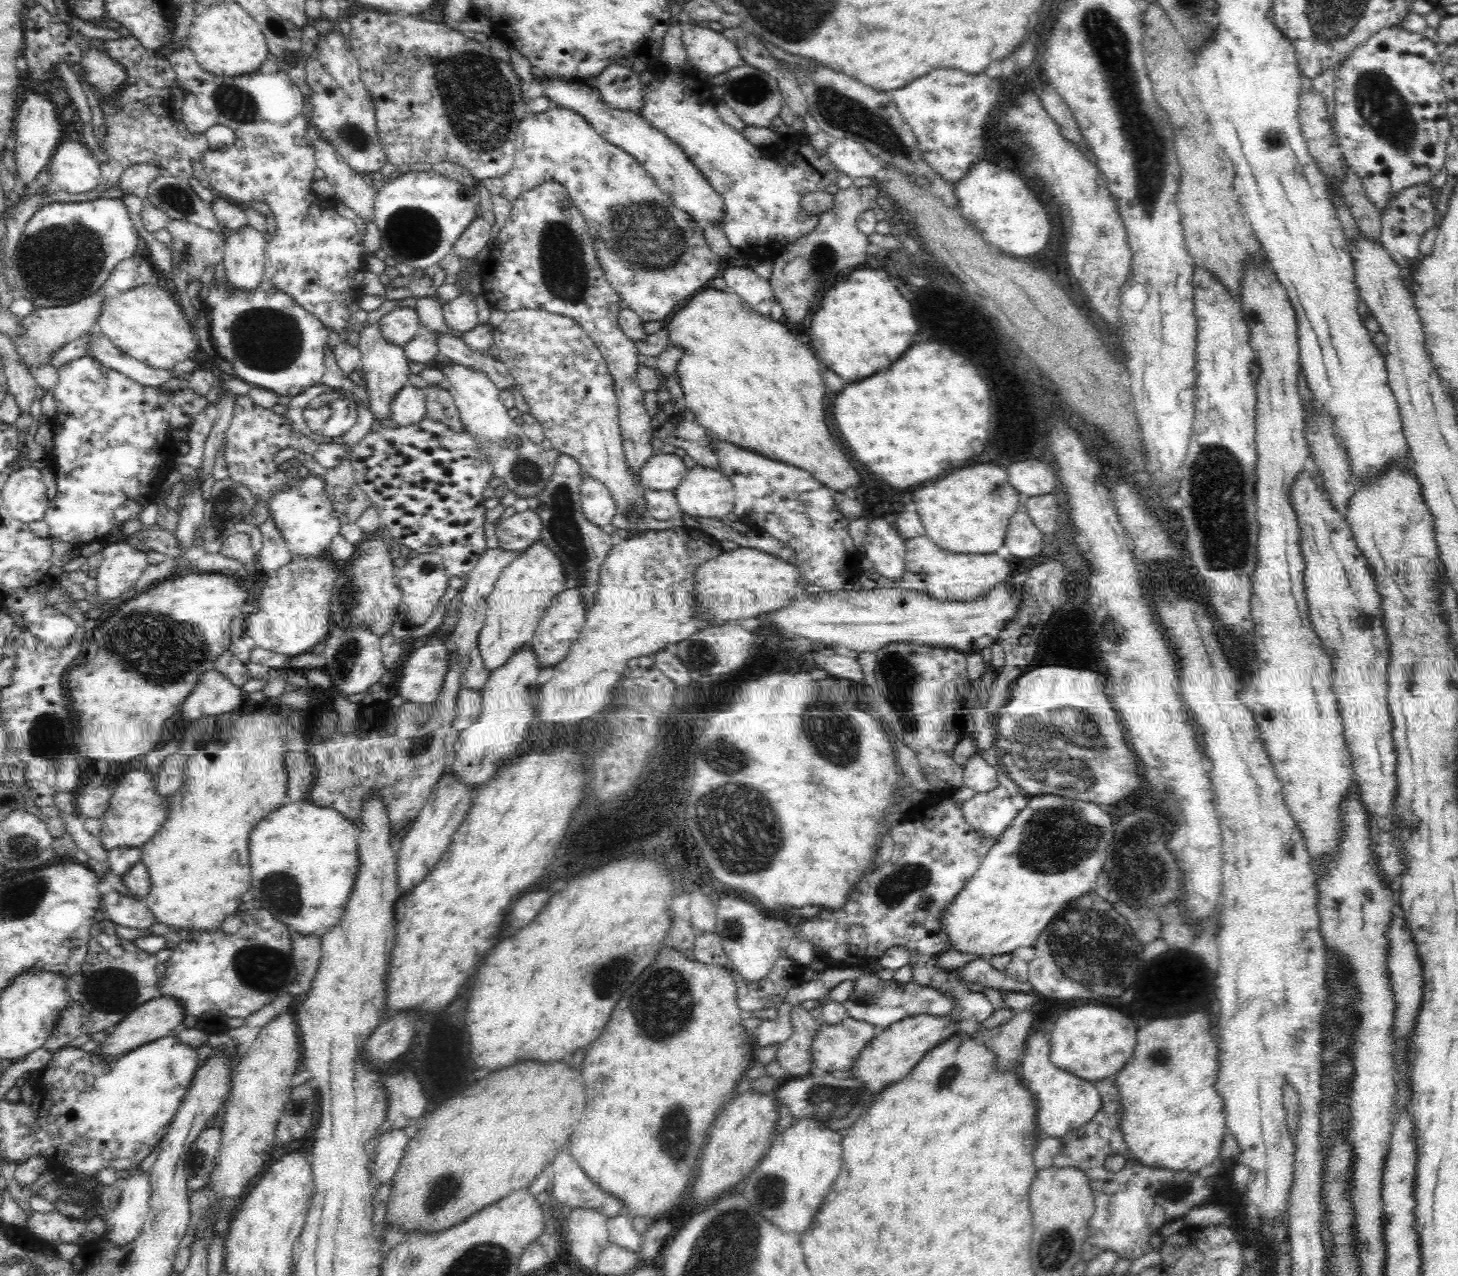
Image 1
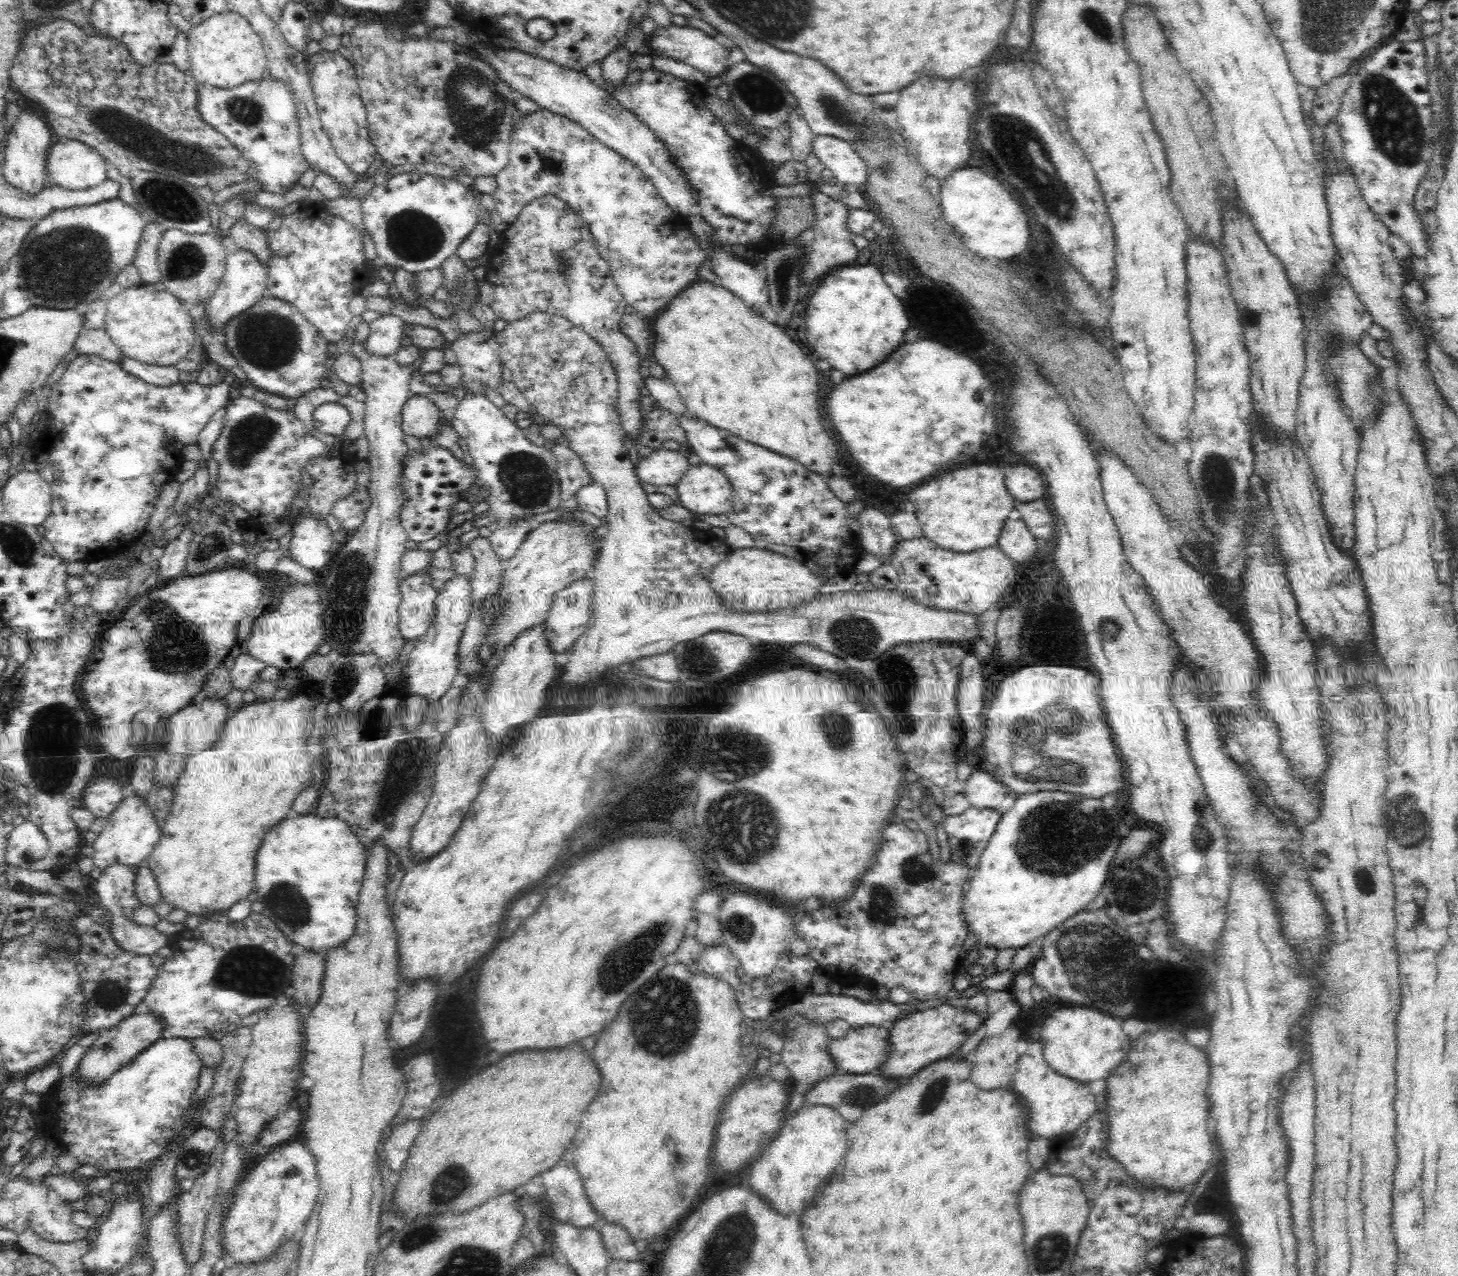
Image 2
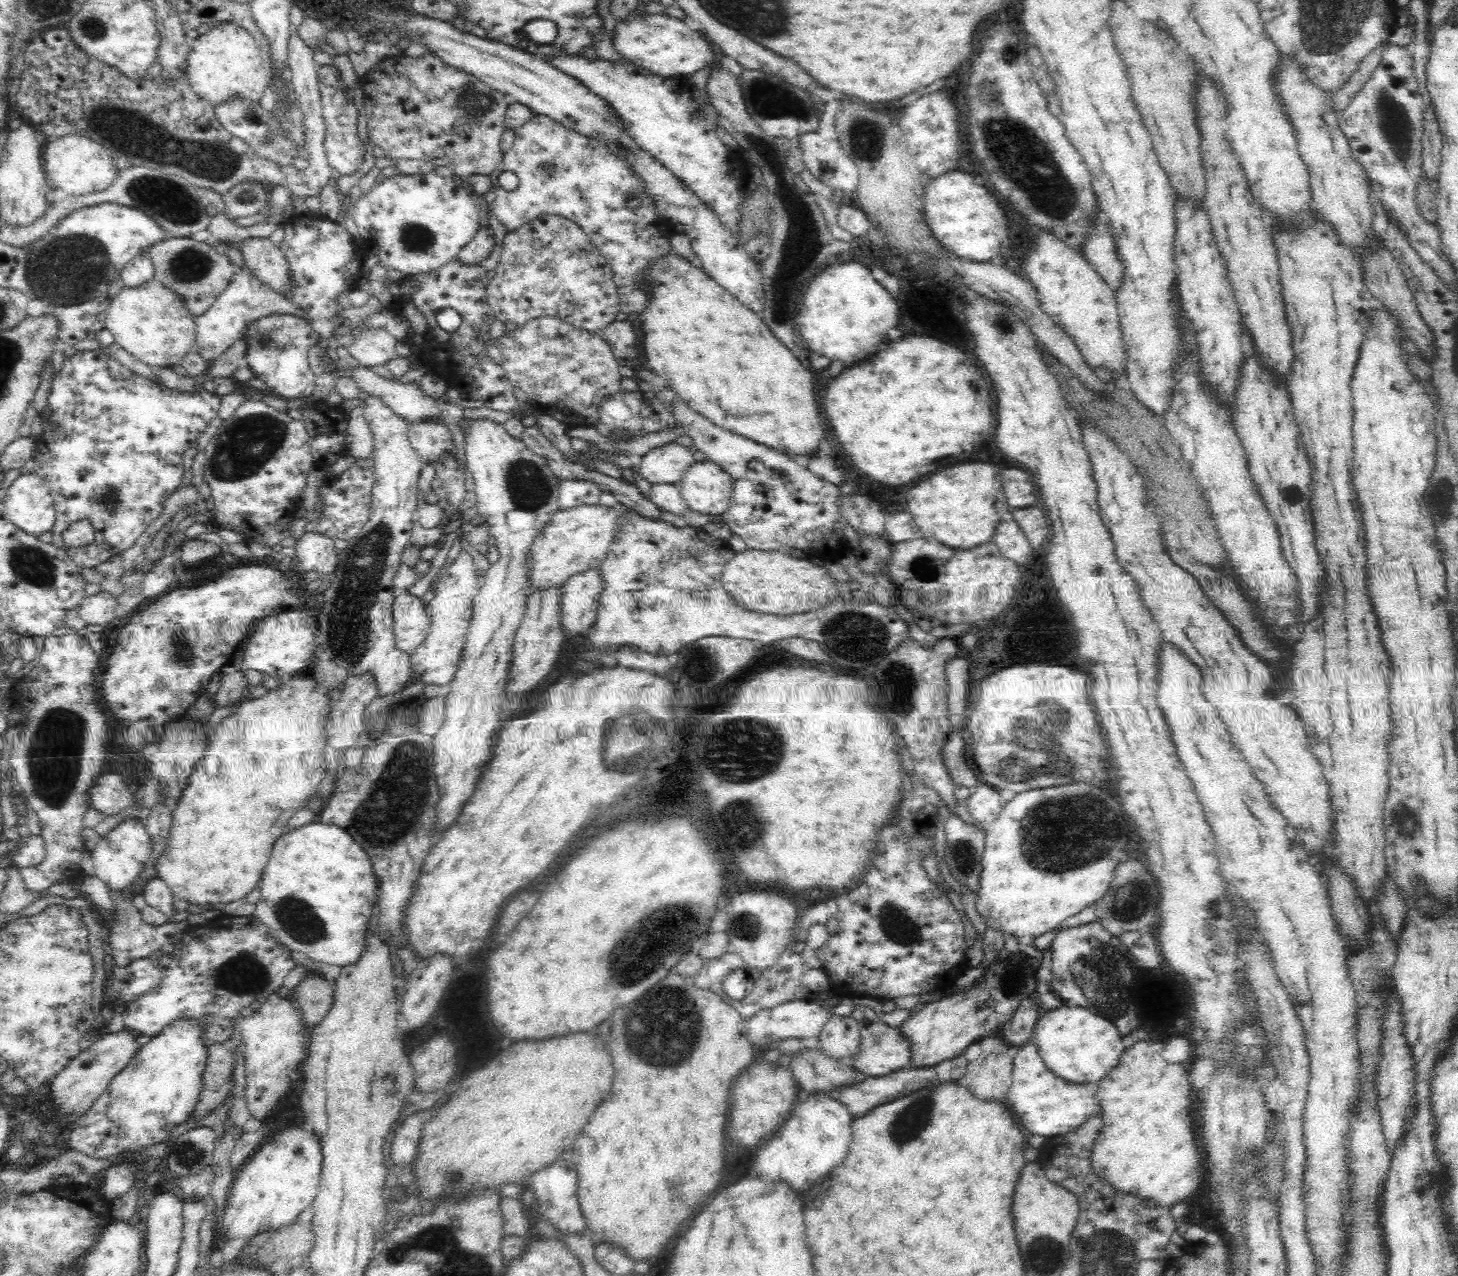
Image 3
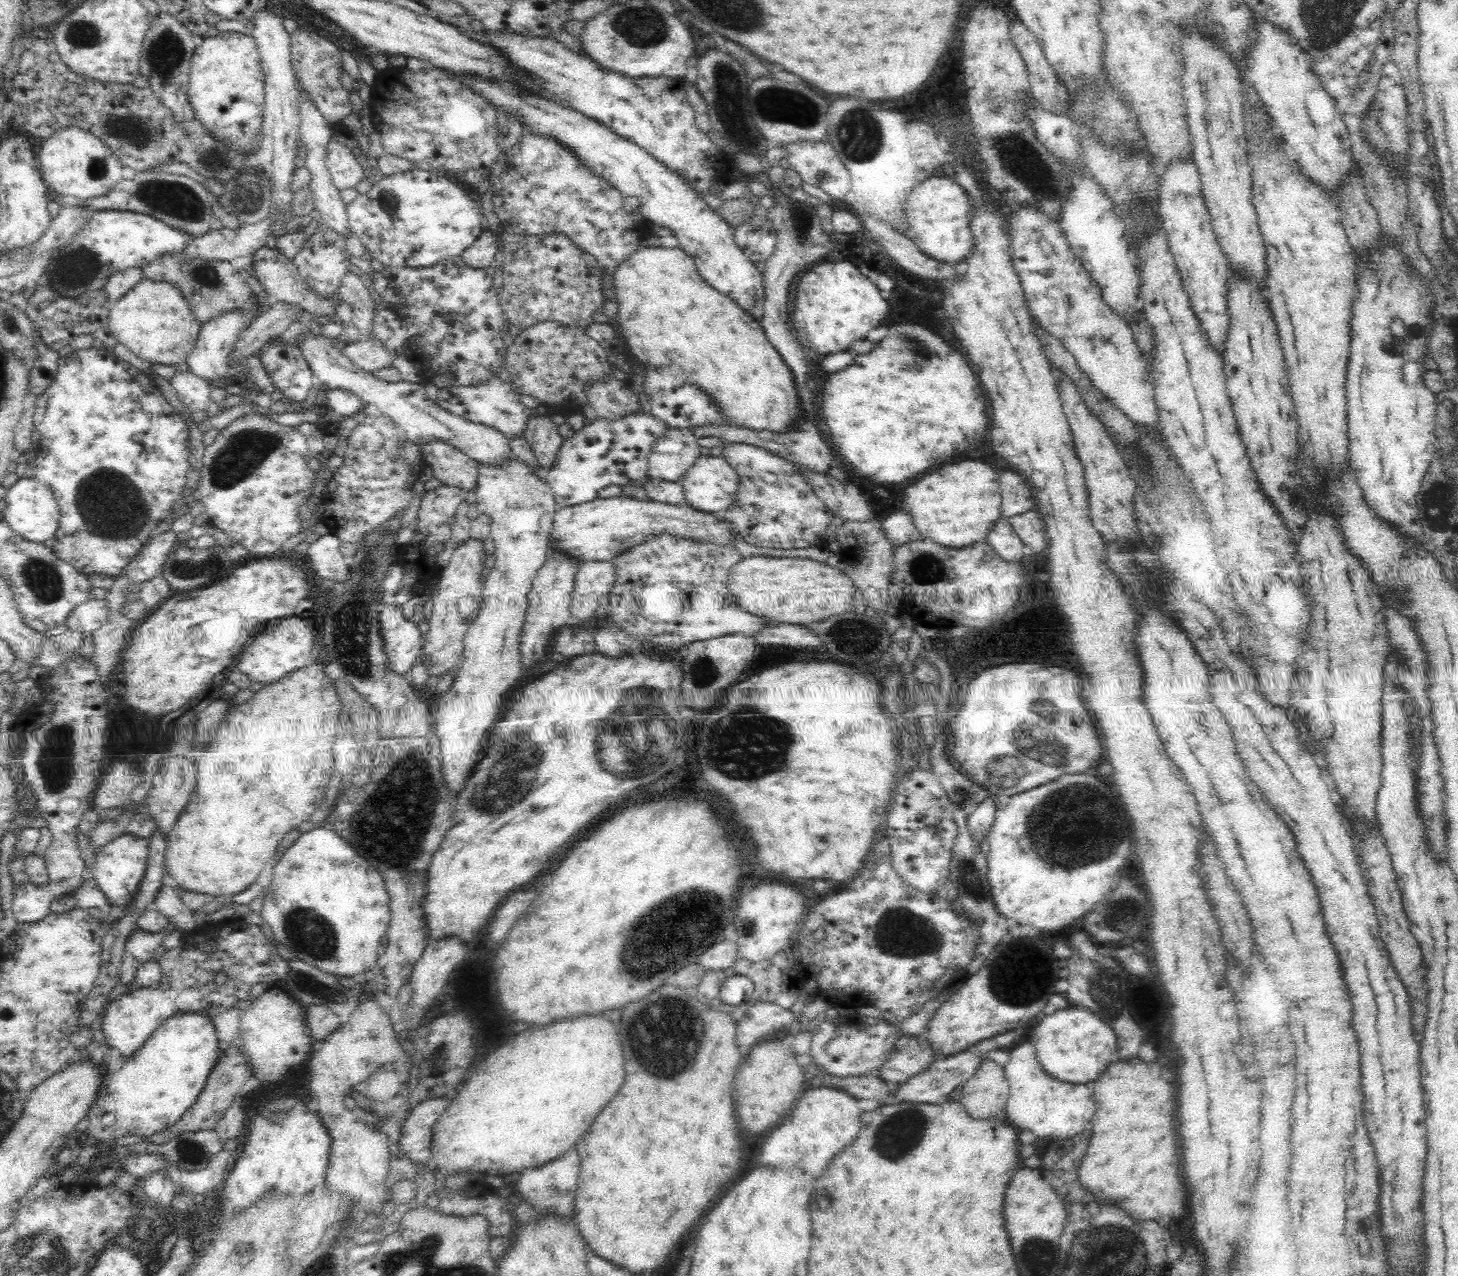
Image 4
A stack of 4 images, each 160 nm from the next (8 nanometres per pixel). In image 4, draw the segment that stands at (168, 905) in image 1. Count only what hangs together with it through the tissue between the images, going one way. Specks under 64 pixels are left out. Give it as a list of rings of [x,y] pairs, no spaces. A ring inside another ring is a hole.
[[[321,657],[313,664],[290,672],[283,679],[262,686],[260,691],[255,691],[251,700],[240,704],[240,706],[233,707],[225,717],[225,720],[220,722],[213,742],[208,744],[205,749],[199,750],[196,754],[196,786],[190,795],[186,808],[180,813],[176,824],[174,824],[172,833],[167,836],[168,844],[164,860],[164,870],[168,880],[177,888],[182,888],[188,892],[210,895],[215,898],[217,896],[238,894],[244,888],[248,888],[256,878],[266,876],[271,864],[280,854],[277,850],[280,840],[302,822],[302,818],[298,818],[298,814],[300,812],[306,814],[304,812],[306,806],[310,806],[316,800],[322,800],[324,796],[331,794],[328,789],[328,780],[332,778],[332,774],[335,772],[334,766],[332,766],[332,764],[335,764],[333,744],[340,730],[343,712],[344,709],[342,708],[342,699],[338,694],[338,686],[331,677],[327,676],[326,665]]]

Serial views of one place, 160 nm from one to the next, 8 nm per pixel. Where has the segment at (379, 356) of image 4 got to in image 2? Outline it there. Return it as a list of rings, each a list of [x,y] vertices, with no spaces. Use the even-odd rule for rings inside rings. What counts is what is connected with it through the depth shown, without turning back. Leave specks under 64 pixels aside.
[[[381,316],[369,324],[370,332],[365,340],[364,351],[368,355],[390,357],[397,354],[406,324],[398,316]]]

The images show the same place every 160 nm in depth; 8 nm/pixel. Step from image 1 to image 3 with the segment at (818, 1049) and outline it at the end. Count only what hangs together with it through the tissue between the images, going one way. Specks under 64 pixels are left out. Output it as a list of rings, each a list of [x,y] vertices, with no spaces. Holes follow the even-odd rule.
[[[879,1021],[861,1027],[860,1050],[848,1062],[864,1076],[876,1078],[909,1067],[910,1058],[908,1039],[896,1027]]]

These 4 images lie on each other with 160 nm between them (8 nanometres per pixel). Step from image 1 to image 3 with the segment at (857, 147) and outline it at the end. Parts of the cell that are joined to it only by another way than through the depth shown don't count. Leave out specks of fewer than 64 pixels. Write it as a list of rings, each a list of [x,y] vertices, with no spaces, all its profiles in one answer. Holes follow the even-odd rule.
[[[817,132],[801,134],[798,145],[802,151],[803,165],[806,170],[832,190],[842,190],[848,197],[852,196],[859,181],[859,172],[852,159],[843,151],[838,140],[825,140]]]

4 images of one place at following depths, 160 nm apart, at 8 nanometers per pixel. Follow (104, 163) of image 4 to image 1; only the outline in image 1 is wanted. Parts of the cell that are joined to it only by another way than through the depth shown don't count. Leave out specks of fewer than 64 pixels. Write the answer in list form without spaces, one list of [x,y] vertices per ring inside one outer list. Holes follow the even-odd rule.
[[[66,141],[59,144],[52,154],[47,168],[51,184],[79,197],[82,192],[94,190],[100,182],[102,165],[85,144],[78,141]]]

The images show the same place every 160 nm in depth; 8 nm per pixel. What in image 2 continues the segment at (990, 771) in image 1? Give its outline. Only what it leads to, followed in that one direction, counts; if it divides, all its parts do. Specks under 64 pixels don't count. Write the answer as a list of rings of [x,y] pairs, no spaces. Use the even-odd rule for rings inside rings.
[[[974,769],[965,781],[965,793],[972,808],[981,810],[997,810],[1002,812],[1002,802],[1006,798],[1004,784],[998,782],[990,773],[982,769]]]

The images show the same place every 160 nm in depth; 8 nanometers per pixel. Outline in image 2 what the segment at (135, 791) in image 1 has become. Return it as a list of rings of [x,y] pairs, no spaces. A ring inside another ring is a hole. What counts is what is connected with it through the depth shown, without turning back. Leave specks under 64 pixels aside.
[[[126,792],[126,796],[118,804],[118,808],[107,818],[103,832],[93,843],[94,852],[90,857],[95,867],[100,872],[104,872],[110,864],[123,864],[136,870],[142,862],[148,860],[148,856],[154,852],[156,844],[159,844],[162,834],[161,827],[152,816],[146,800],[136,796],[133,792]]]

